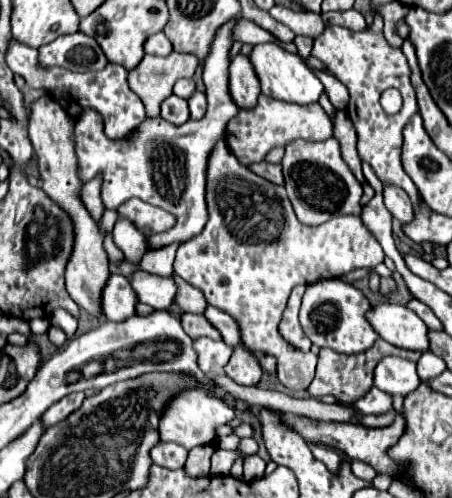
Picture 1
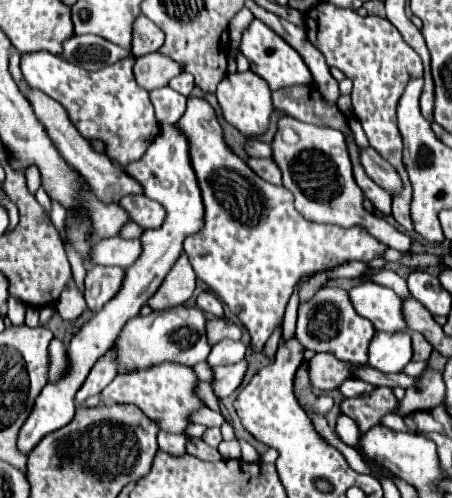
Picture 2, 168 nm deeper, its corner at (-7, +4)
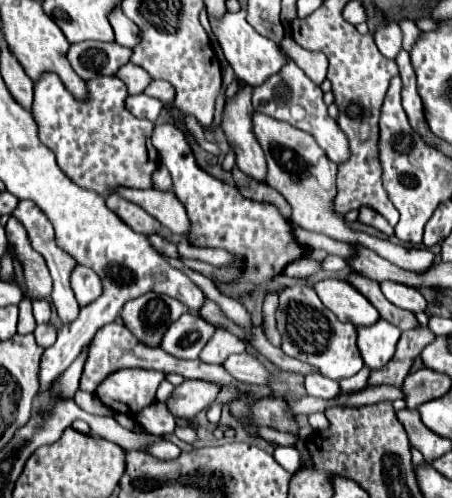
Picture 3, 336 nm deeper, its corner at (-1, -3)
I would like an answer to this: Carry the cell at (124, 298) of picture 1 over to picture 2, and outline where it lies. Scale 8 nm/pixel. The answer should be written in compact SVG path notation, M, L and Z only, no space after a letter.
M89 266L85 276L85 300L89 308L103 308L111 296L115 296L115 288L119 288L119 280L123 280L123 268L117 266Z

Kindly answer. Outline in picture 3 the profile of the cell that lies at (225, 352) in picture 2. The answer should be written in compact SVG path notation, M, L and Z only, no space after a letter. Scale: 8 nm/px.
M249 353L229 355L229 359L225 359L223 367L225 367L225 371L229 371L229 375L233 375L241 383L267 383L267 379L269 379L269 371L265 369L265 365L259 363Z

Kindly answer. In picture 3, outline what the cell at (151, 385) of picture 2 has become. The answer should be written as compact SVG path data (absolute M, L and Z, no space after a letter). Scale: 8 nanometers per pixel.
M121 369L103 381L95 395L117 413L137 415L157 401L155 393L161 381L165 381L165 375L159 371Z

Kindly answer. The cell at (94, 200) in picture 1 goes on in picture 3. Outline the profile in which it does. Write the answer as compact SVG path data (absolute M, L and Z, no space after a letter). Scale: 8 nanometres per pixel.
M127 63L125 67L121 67L117 71L117 77L127 85L131 95L143 93L145 87L149 87L149 81L151 81L151 75L143 67L137 67L135 63Z

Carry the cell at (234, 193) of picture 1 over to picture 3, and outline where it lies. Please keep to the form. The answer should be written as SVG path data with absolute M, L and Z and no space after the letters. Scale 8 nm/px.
M171 121L157 125L151 139L155 149L159 151L159 161L167 165L173 177L173 193L187 209L191 221L191 245L219 247L233 255L233 261L227 267L235 269L239 277L235 281L215 281L217 289L223 295L233 299L249 297L255 293L257 287L273 283L273 279L279 277L289 263L307 257L307 245L297 241L291 221L281 215L281 211L273 207L273 203L253 203L251 199L245 199L235 185L229 185L199 167L187 135L185 131L181 131L179 123Z

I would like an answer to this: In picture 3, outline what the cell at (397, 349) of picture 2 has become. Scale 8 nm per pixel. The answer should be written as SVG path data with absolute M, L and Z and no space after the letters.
M379 319L371 327L357 327L357 347L365 365L371 371L385 367L385 363L393 359L393 351L397 349L399 337L401 331L383 319Z

